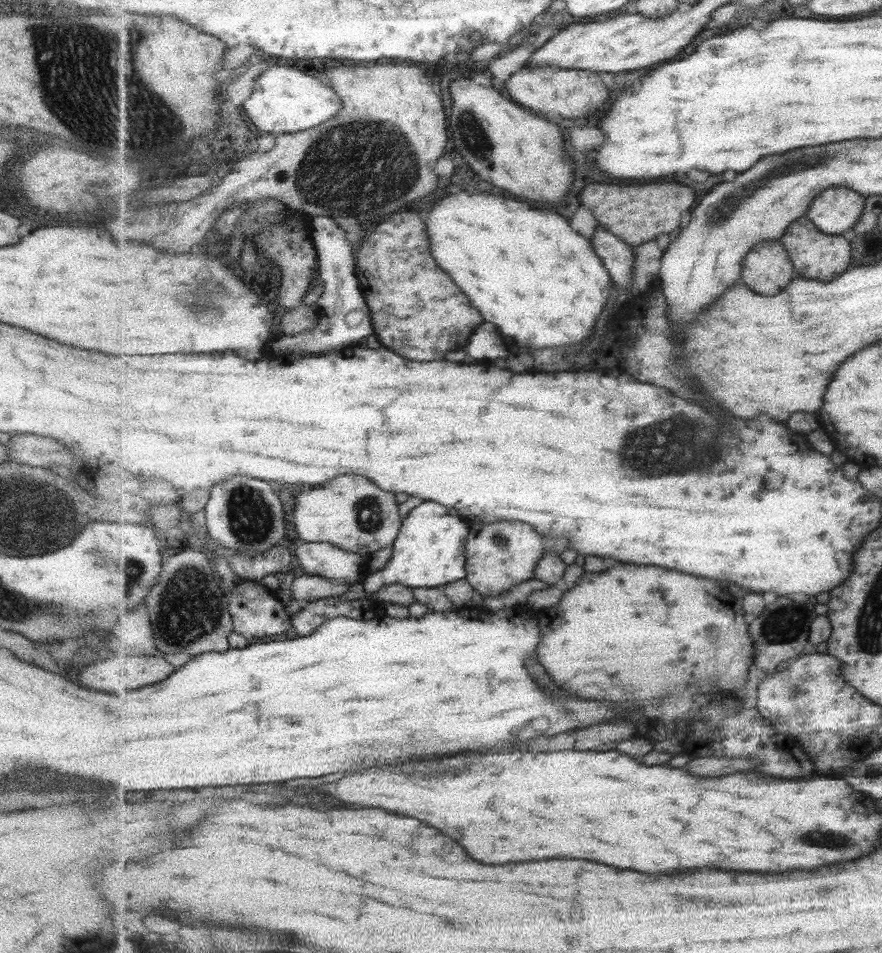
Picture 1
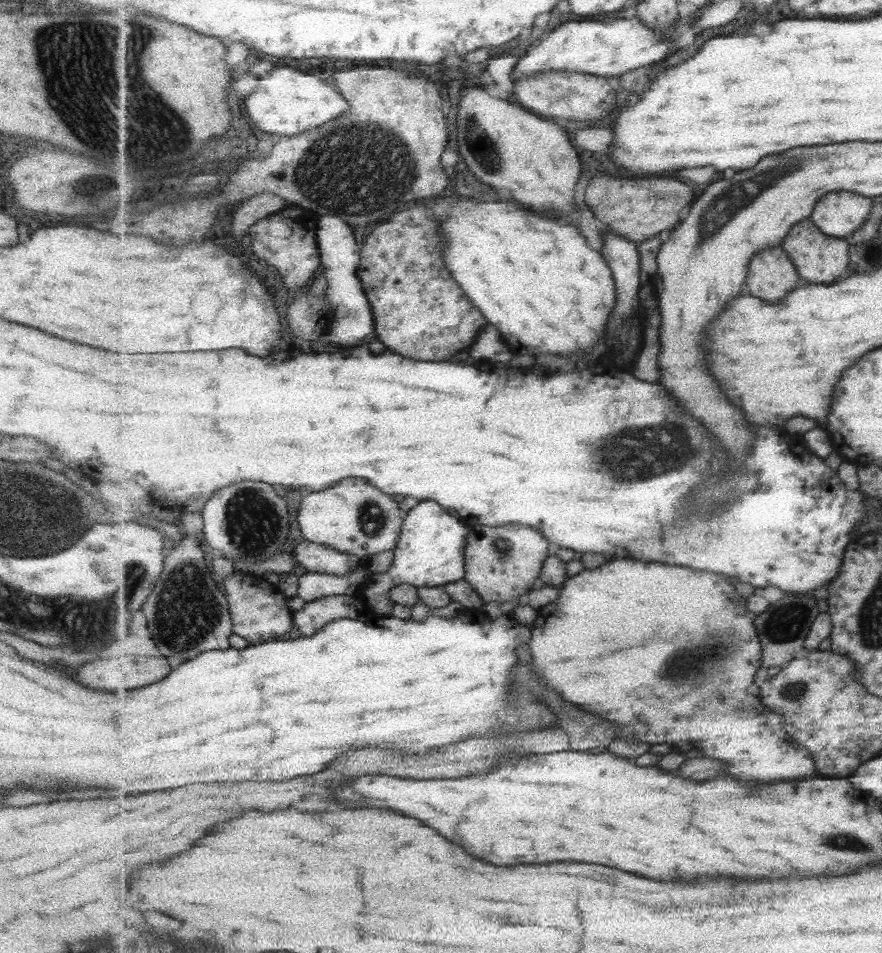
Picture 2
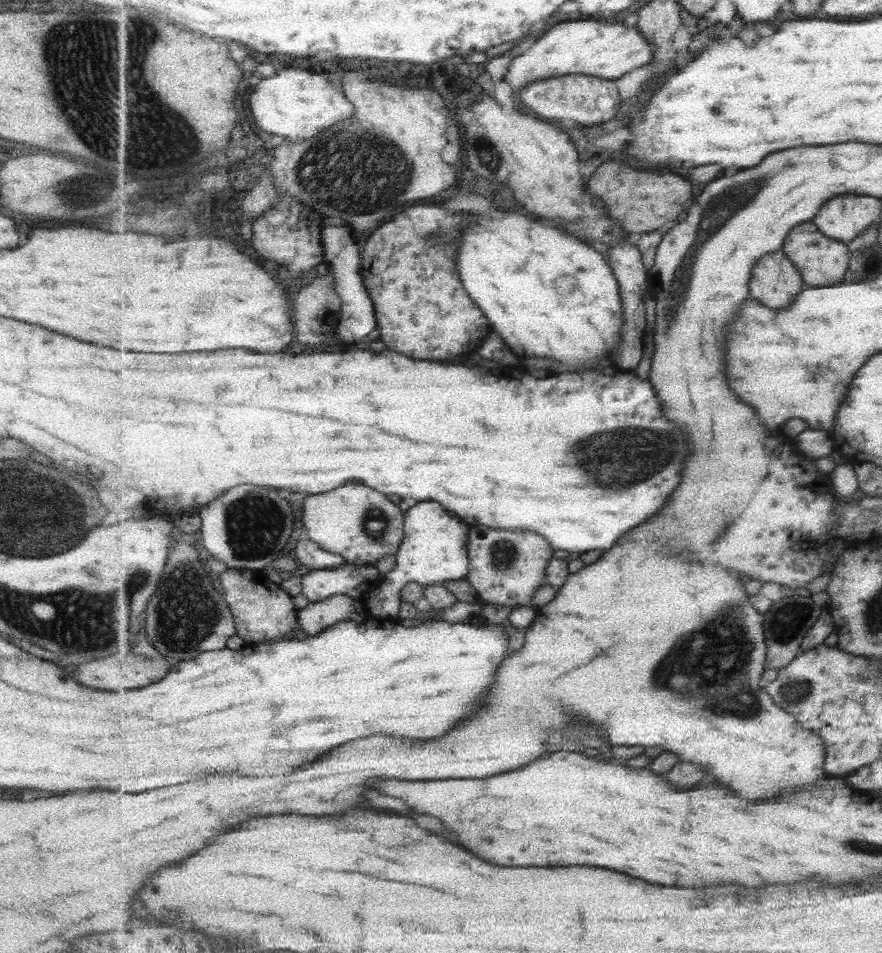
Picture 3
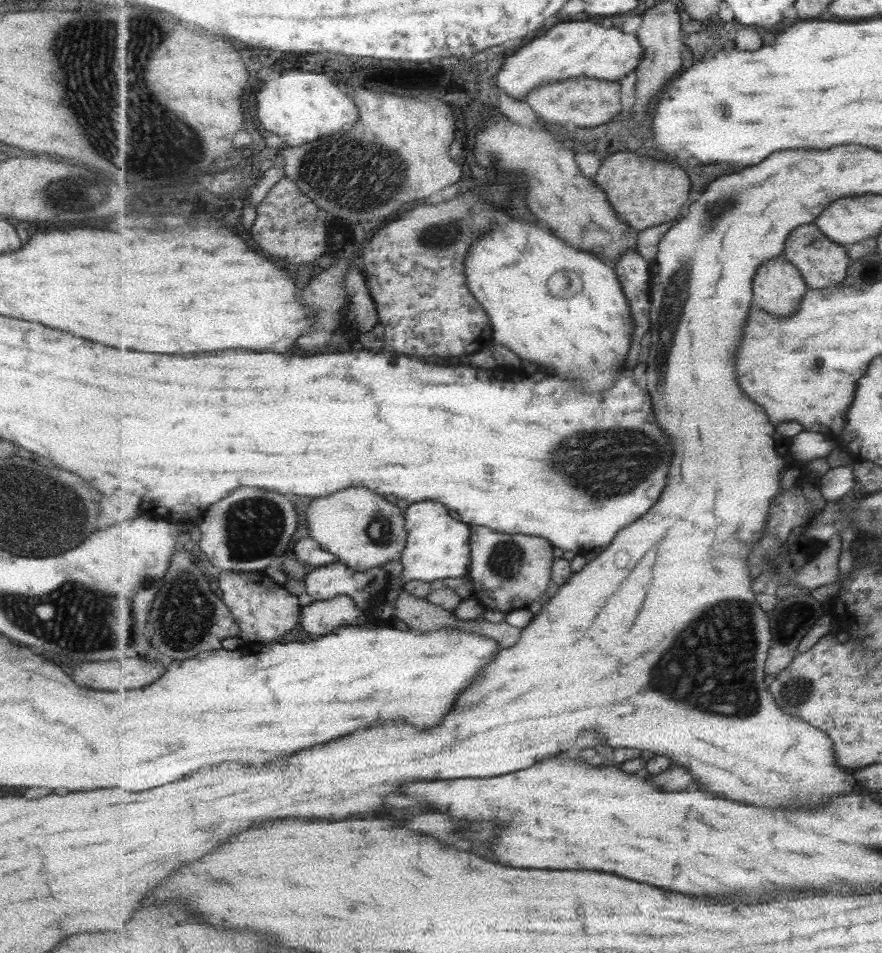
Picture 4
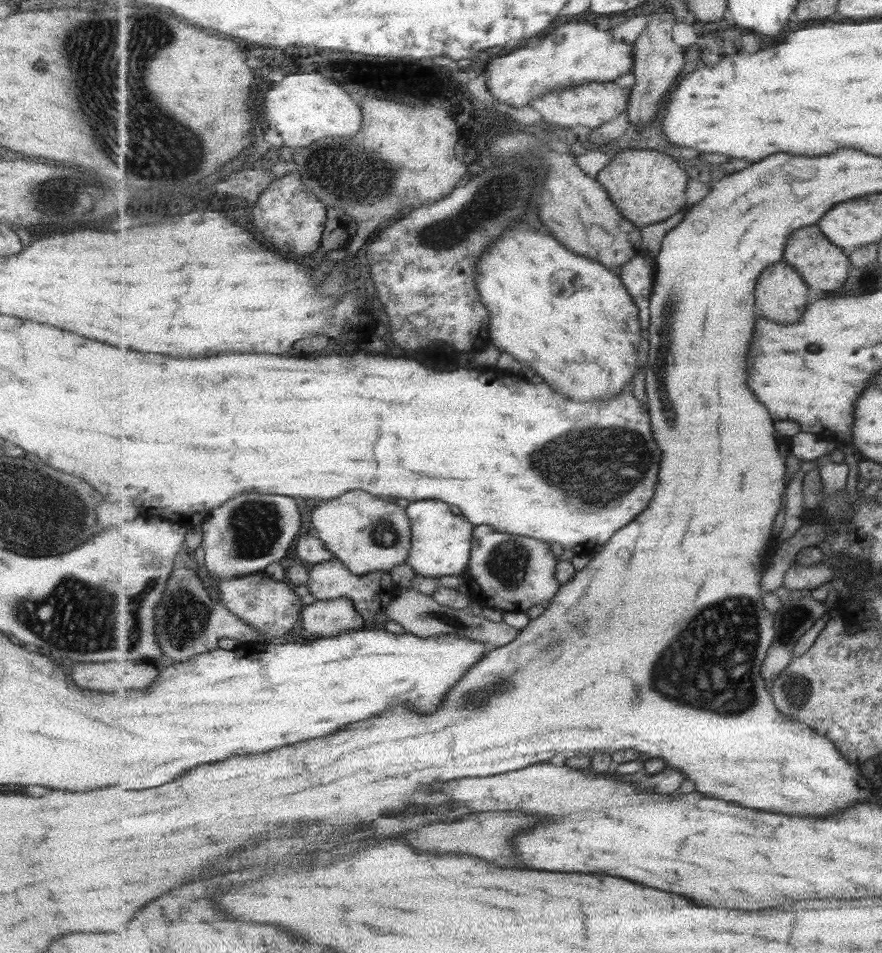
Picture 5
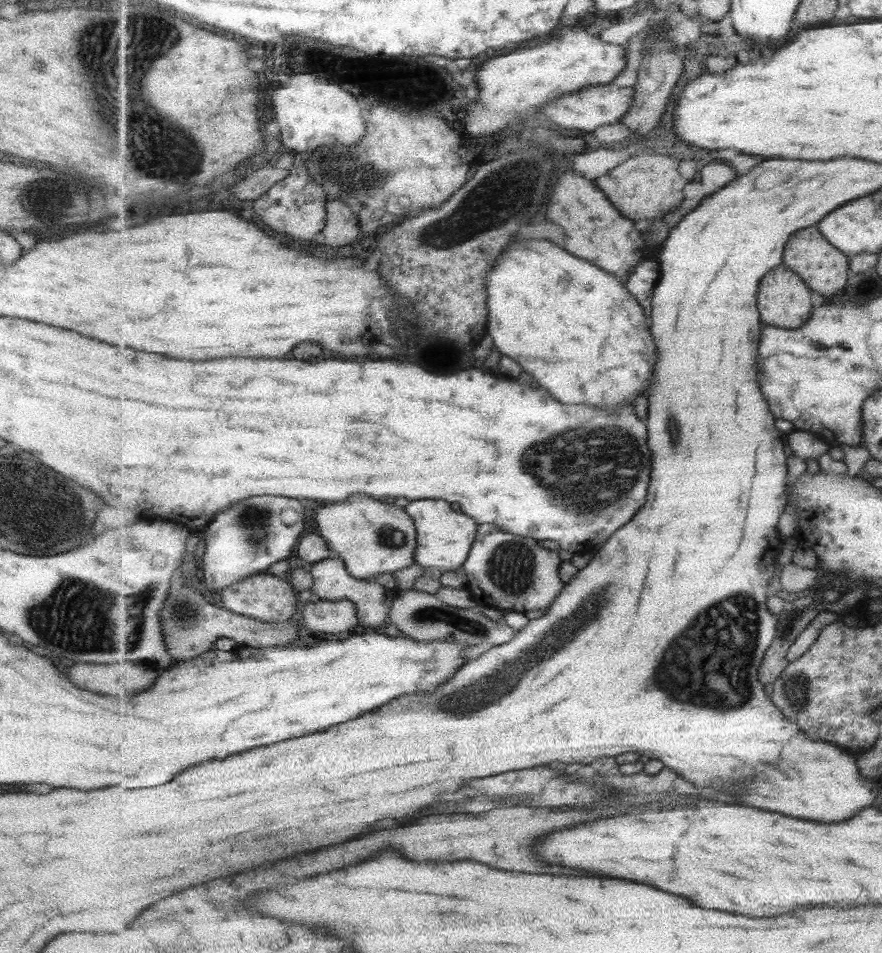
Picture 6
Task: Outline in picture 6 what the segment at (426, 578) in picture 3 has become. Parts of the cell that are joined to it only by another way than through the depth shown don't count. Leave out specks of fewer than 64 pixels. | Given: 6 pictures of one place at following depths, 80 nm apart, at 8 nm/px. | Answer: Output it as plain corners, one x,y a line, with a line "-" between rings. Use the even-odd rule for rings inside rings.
417,500
405,506
409,516
417,524
418,547
416,564
423,568
436,568
440,572
459,569
468,560
473,543
476,541
479,523
468,514
455,512
449,502
439,500

